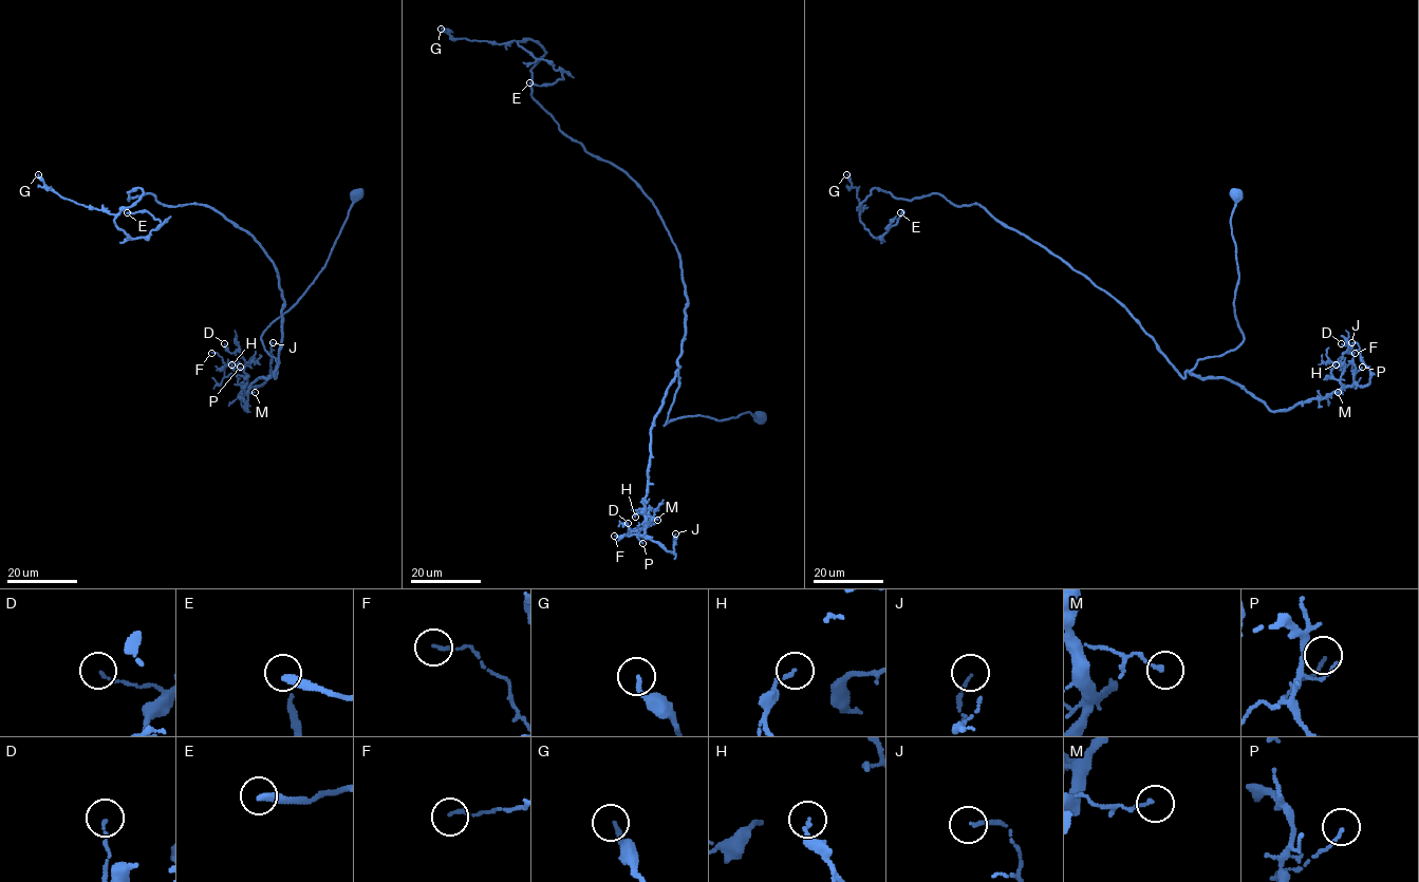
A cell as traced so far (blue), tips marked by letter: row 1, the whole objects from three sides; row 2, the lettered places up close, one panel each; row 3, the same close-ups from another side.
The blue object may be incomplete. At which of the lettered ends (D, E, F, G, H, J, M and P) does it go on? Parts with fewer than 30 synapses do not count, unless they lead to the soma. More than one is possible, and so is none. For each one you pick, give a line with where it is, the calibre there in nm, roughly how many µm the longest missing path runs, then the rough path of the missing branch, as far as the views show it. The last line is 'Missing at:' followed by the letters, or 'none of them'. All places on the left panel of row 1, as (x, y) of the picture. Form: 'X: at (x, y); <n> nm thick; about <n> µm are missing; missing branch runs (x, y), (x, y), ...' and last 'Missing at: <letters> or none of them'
E: at (127, 212); 360 nm thick; about 25 µm are missing; missing branch runs (127, 212), (104, 210), (86, 214), (54, 236)
Missing at: E

